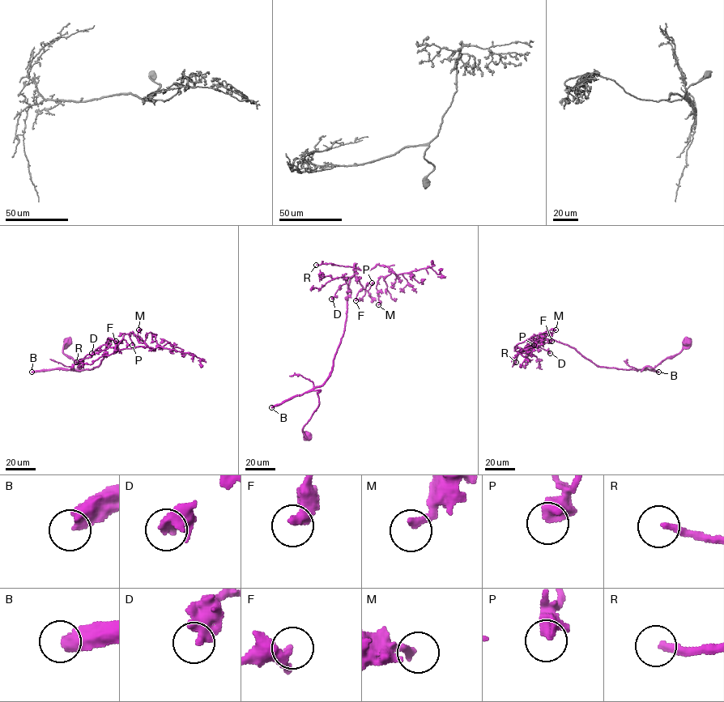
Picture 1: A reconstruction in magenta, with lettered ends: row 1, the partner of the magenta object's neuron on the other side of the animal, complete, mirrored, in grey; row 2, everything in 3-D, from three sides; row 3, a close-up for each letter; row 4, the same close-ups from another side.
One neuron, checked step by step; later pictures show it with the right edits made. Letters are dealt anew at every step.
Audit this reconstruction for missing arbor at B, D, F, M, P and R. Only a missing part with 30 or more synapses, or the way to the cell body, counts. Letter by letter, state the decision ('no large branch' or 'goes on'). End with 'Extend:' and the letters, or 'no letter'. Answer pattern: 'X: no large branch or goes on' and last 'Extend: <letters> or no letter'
B: goes on
D: no large branch
F: no large branch
M: no large branch
P: no large branch
R: goes on
Extend: B, R

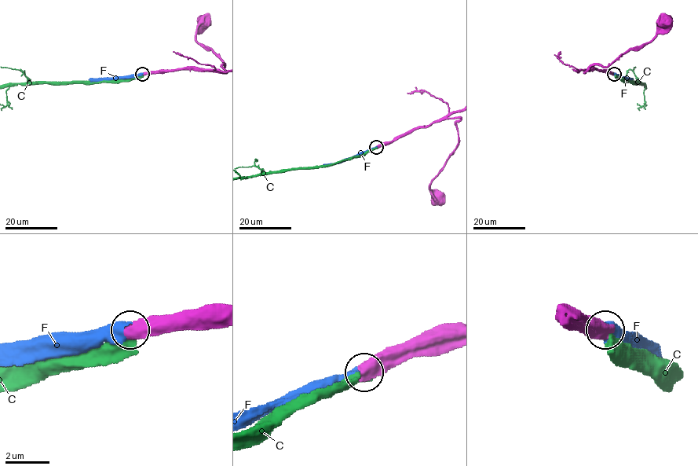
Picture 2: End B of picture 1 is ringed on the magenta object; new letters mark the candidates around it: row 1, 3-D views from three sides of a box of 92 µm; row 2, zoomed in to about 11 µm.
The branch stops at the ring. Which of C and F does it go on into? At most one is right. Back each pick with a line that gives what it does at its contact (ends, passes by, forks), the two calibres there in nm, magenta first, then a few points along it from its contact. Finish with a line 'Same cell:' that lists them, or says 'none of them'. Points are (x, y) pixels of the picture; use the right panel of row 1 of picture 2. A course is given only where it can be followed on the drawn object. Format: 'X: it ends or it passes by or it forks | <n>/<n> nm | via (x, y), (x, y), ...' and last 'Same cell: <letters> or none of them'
F: it ends | 700/550 nm | via (614, 73), (618, 77), (633, 79)
Same cell: F

